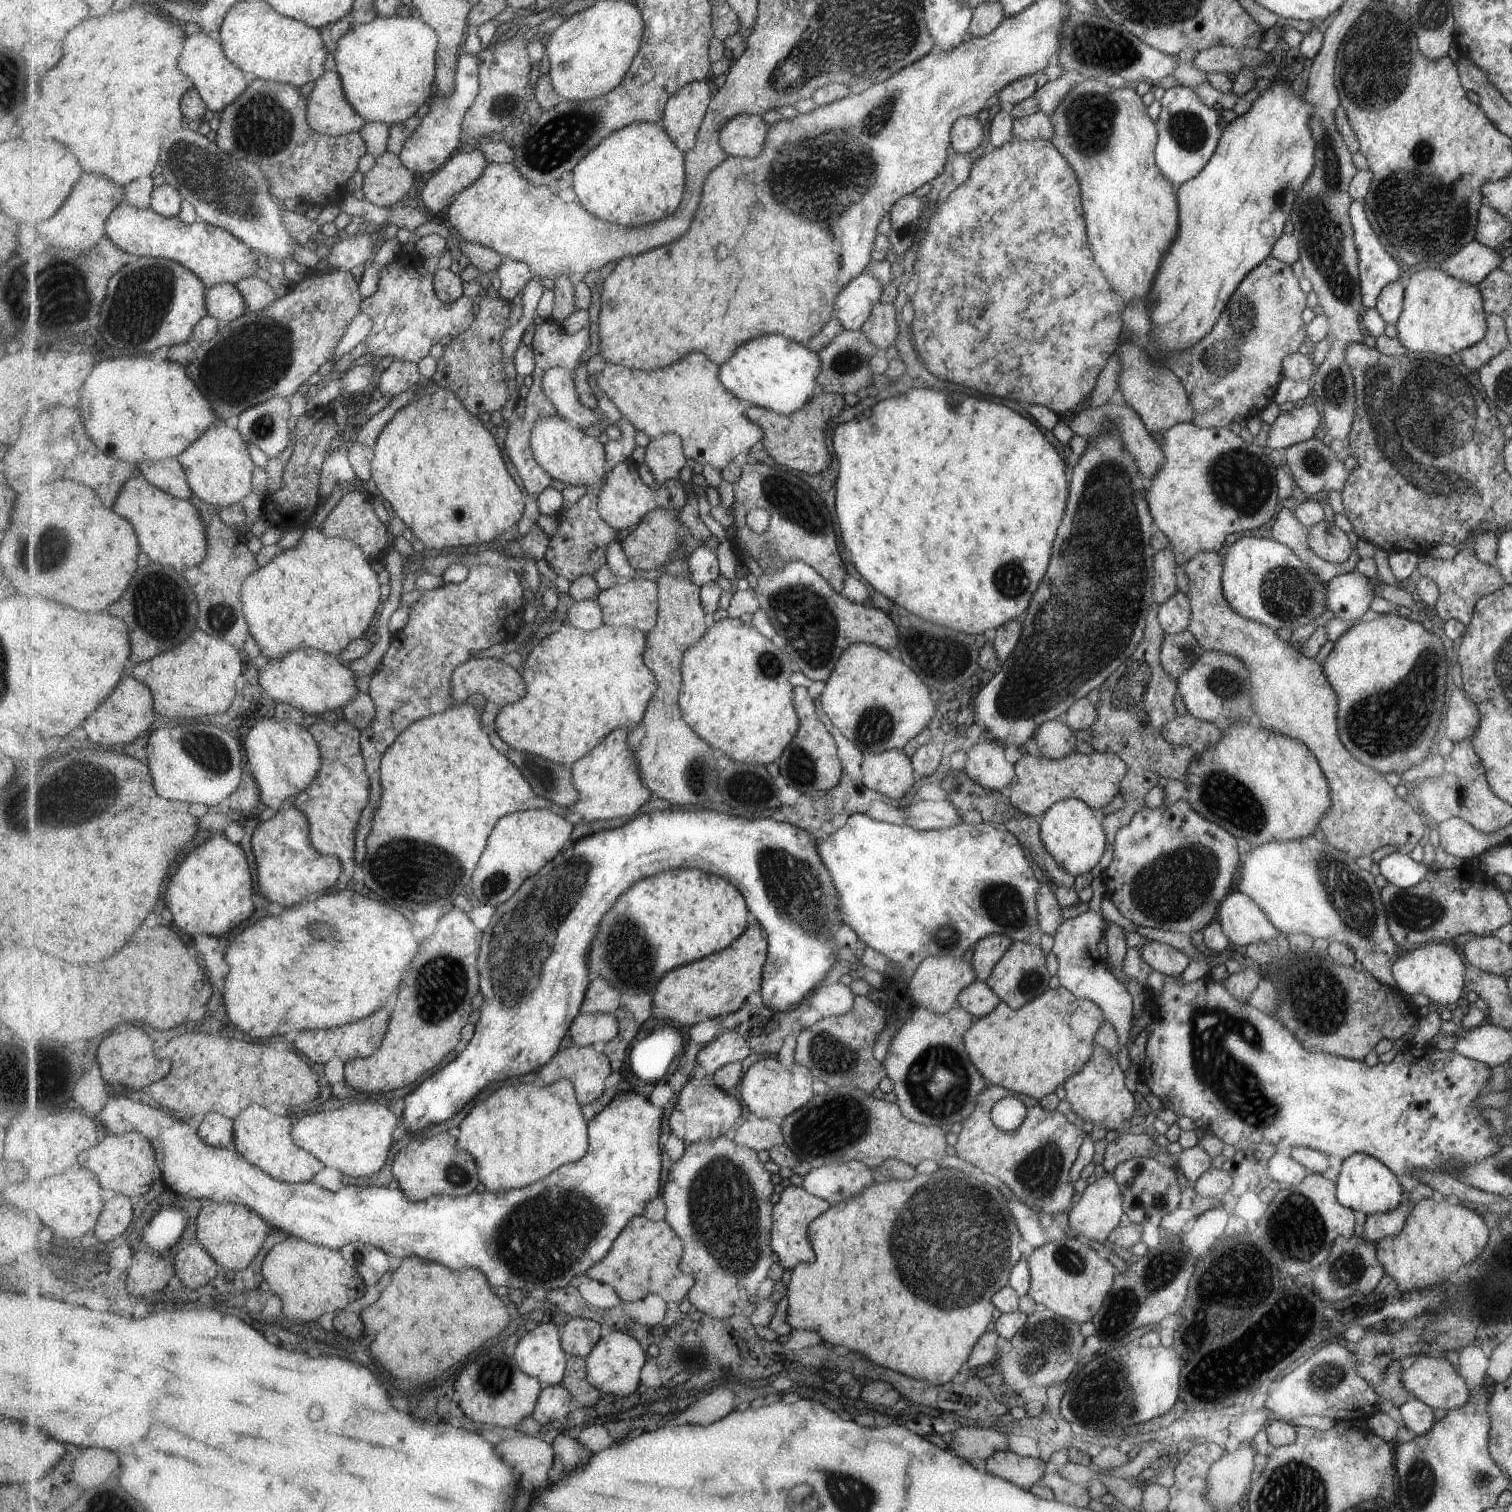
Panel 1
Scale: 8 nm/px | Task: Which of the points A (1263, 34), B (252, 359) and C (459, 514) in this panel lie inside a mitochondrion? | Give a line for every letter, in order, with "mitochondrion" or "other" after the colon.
A: other
B: mitochondrion
C: other

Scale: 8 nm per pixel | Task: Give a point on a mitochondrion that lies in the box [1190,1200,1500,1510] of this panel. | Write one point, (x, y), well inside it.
(1419, 1478)

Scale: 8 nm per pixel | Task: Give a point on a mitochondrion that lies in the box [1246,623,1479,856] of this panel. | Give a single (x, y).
(1389, 724)

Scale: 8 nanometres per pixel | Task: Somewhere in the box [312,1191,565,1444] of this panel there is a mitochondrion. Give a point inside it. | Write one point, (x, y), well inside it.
(498, 1378)

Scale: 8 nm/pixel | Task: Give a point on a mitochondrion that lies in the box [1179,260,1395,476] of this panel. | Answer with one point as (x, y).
(1225, 354)

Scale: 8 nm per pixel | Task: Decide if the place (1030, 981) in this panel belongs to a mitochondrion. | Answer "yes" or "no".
yes

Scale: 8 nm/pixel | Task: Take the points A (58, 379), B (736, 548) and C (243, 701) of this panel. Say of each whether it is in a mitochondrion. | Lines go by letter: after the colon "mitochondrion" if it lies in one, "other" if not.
A: other
B: other
C: other

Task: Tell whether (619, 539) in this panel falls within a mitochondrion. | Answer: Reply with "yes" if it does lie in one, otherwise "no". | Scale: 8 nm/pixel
no

